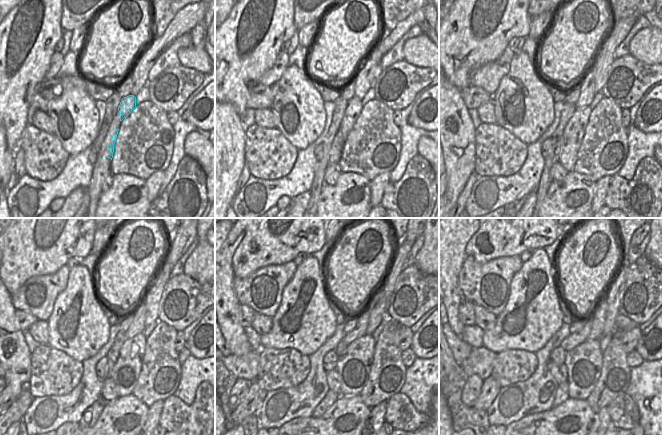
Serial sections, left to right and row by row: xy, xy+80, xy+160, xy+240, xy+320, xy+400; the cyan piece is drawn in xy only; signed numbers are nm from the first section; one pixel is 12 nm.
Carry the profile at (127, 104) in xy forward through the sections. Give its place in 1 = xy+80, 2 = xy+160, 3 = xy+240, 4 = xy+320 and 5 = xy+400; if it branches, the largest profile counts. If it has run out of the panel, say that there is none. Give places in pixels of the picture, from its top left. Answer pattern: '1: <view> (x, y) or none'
1: xy+80 (353, 110)
2: xy+160 (570, 142)
3: xy+240 (125, 372)
4: xy+320 (354, 368)
5: xy+400 (584, 363)

